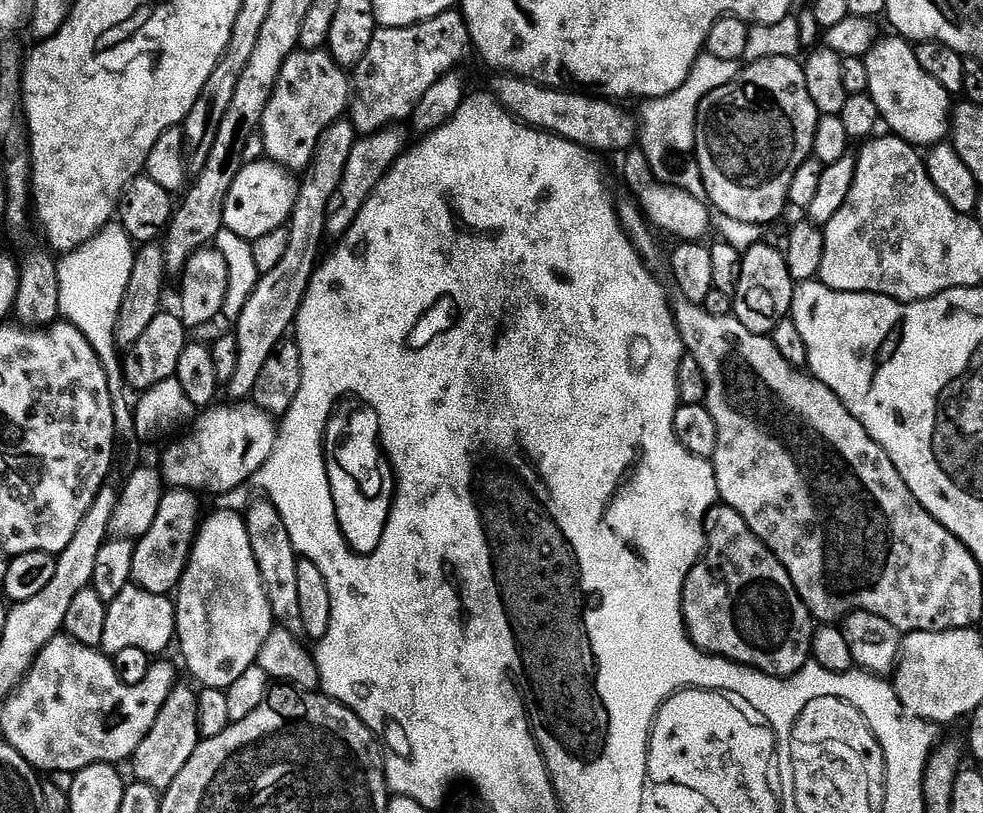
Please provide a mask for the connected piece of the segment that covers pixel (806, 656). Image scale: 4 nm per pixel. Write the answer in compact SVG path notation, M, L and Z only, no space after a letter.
M739 518L731 519L732 520L724 520L721 524L714 525L713 528L711 525L710 556L712 552L712 573L710 573L709 576L699 576L699 574L689 576L686 586L684 587L684 622L688 634L692 637L692 641L696 643L700 651L714 656L721 656L724 660L730 660L733 664L739 664L741 668L753 668L755 672L763 672L765 676L774 676L777 678L795 677L797 674L805 671L804 663L806 663L807 660L809 662L810 657L813 655L814 624L810 619L808 607L800 601L795 588L792 587L791 578L784 572L784 567L778 562L771 550L744 525L743 520Z

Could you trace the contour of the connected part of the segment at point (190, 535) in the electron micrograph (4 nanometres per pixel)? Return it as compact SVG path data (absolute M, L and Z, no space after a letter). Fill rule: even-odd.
M183 488L165 491L158 506L158 516L154 518L150 530L146 530L146 534L135 541L132 549L132 580L151 596L168 596L184 573L188 553L202 520L200 504L195 495L195 491Z

